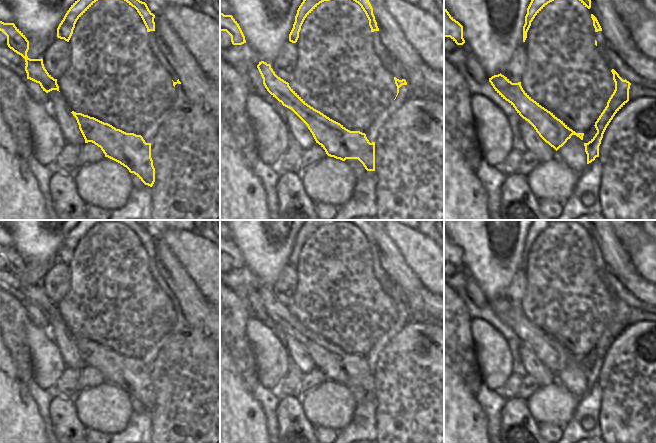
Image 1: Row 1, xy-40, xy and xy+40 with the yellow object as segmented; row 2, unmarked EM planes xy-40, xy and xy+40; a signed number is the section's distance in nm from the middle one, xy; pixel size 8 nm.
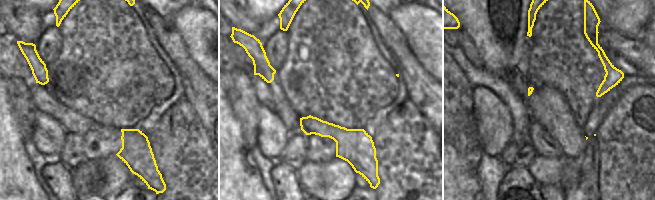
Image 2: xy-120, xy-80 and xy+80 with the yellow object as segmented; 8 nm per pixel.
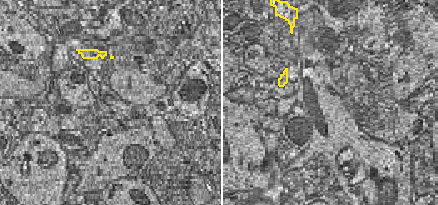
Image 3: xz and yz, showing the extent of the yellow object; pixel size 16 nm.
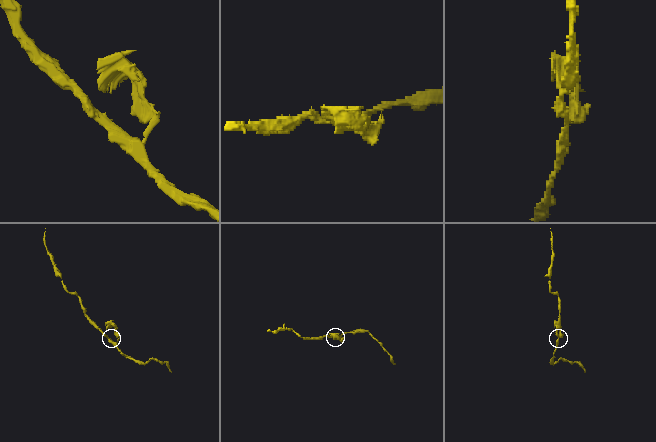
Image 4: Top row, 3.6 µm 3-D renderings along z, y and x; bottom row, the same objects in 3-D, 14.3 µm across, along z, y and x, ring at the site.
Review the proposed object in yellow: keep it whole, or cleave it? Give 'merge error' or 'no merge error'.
merge error

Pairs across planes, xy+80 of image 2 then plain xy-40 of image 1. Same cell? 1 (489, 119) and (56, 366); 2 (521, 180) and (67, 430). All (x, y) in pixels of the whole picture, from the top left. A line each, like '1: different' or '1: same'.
1: same
2: same

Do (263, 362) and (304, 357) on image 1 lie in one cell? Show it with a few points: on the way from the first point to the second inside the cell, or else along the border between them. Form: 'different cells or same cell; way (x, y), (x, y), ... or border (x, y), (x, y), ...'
different cells; border (284, 346), (292, 364)

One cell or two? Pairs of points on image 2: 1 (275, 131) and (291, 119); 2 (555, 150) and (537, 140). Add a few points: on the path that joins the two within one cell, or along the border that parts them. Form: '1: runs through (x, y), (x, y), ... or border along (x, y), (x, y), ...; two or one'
1: border along (274, 110), (283, 125), (290, 132); two
2: runs through (551, 148), (541, 140); one

